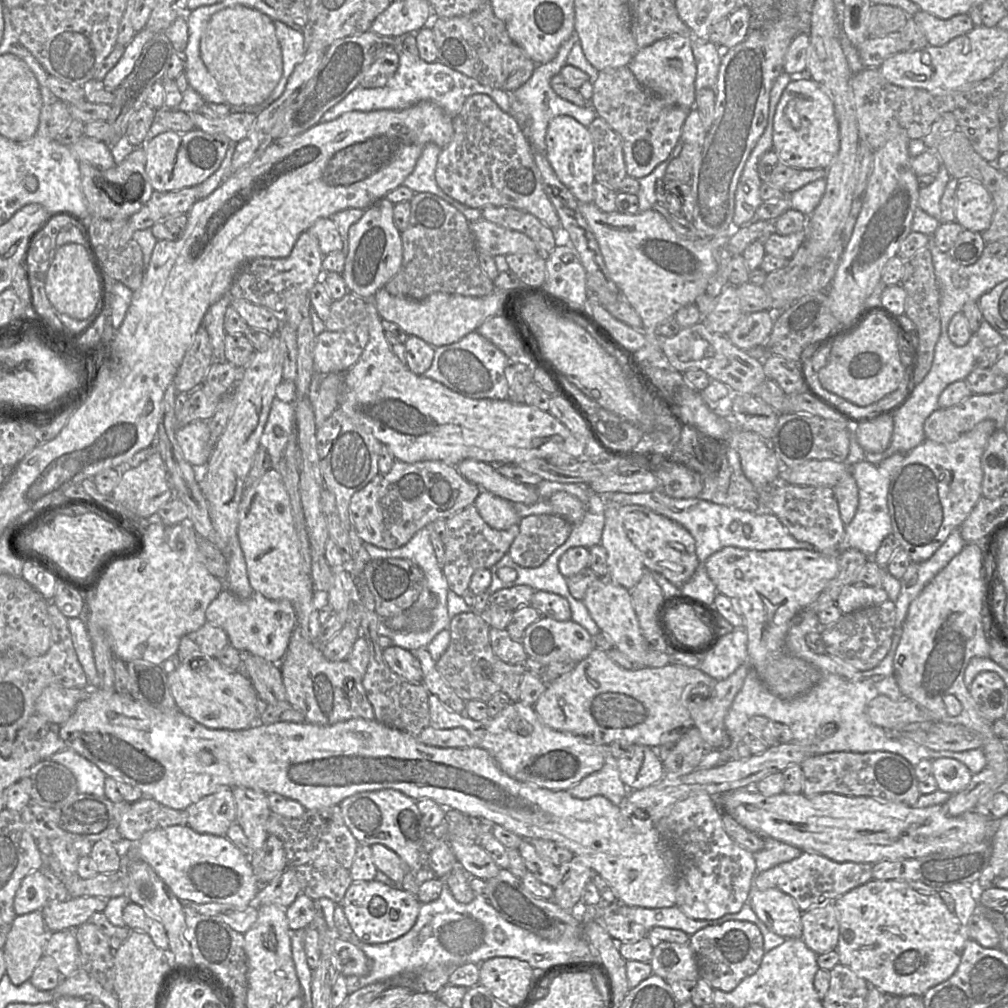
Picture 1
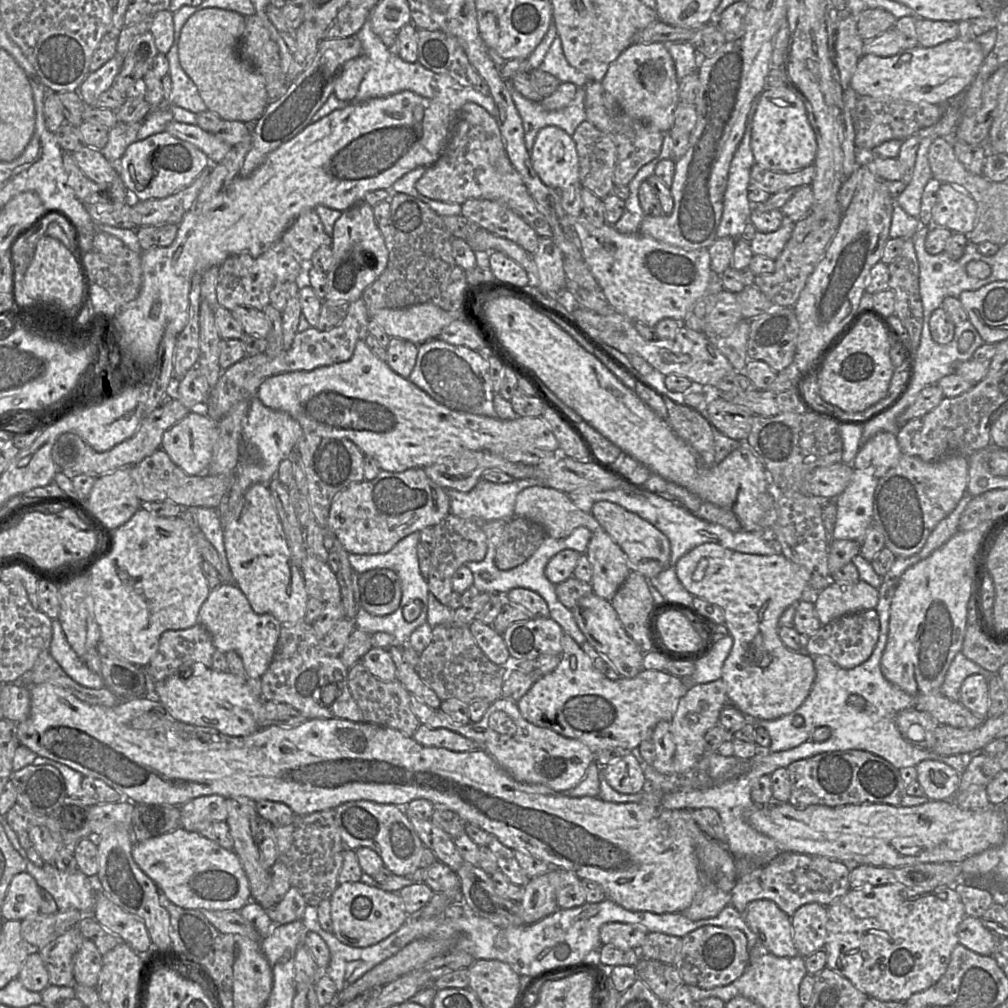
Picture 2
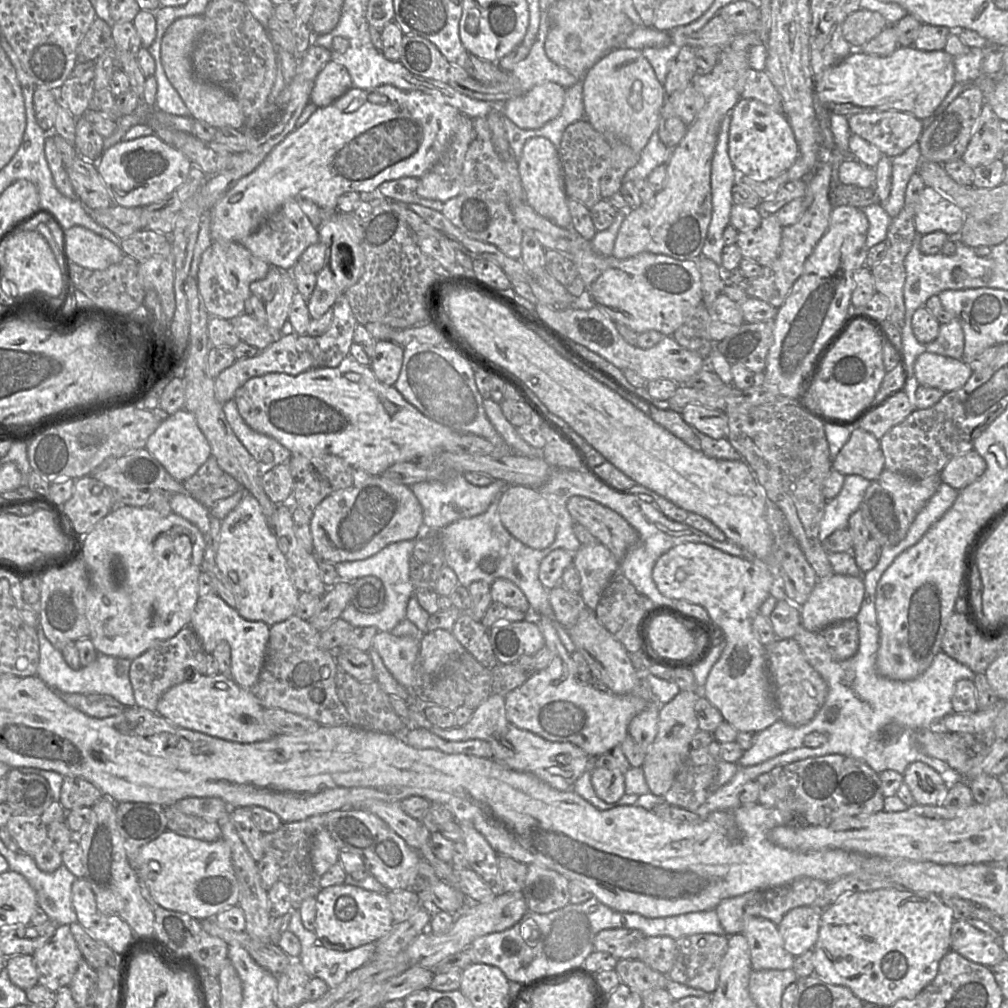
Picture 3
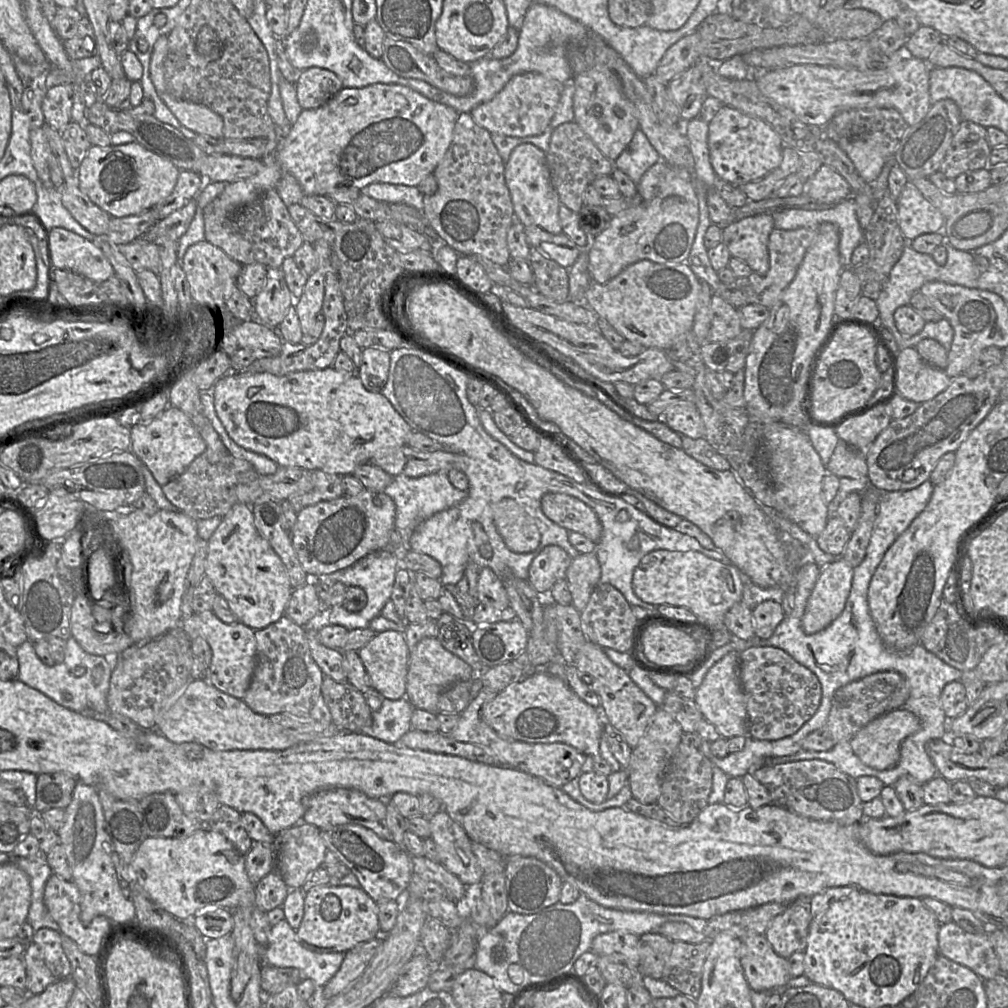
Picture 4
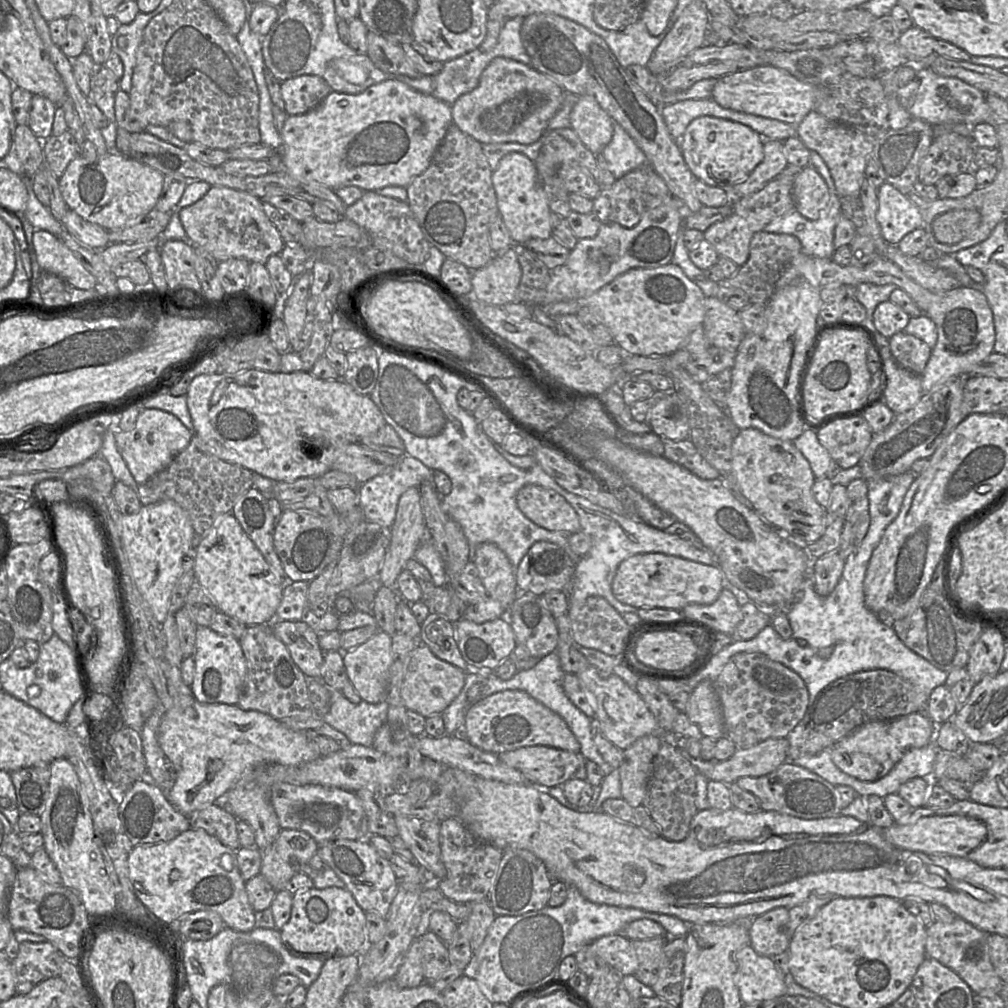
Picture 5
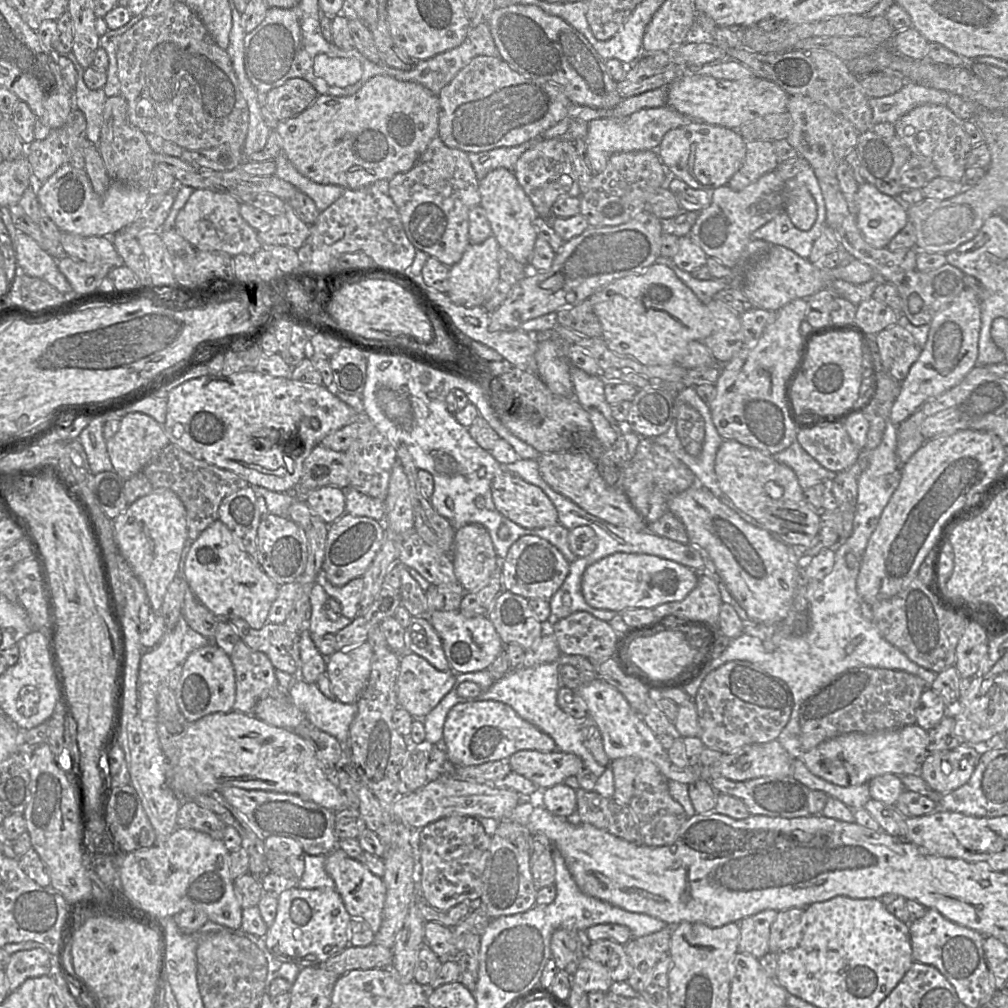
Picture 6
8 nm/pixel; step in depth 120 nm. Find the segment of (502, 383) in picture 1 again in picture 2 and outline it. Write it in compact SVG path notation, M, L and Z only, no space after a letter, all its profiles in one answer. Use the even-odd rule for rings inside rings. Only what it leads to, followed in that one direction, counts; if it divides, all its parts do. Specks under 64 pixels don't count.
M438 339L419 345L416 363L408 380L453 411L497 418L489 362L467 347L450 345Z

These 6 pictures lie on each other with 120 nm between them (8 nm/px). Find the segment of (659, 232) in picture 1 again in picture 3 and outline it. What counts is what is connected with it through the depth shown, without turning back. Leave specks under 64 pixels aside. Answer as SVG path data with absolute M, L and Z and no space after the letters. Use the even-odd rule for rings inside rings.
M578 233L571 243L571 255L585 285L585 292L573 301L572 309L594 306L638 334L656 330L672 336L702 306L701 274L695 260L678 260L652 252L618 259L598 254L591 240Z

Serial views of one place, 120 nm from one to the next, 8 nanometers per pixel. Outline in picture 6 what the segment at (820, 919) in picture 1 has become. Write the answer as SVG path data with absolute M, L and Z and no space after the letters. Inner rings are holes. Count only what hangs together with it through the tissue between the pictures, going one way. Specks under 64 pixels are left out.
M767 909L742 919L738 951L758 959L769 952L770 928L777 915L776 910Z

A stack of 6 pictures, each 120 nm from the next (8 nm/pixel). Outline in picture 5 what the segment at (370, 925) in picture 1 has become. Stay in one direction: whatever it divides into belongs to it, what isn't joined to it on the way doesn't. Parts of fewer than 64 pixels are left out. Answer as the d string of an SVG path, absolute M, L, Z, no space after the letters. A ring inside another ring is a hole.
M310 888L293 894L291 916L280 930L290 953L299 958L328 960L363 951L368 946L366 912L346 888Z

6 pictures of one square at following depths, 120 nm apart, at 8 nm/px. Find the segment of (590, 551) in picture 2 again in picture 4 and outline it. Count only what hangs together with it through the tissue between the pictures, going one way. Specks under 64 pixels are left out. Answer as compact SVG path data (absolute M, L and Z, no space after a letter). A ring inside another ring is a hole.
M594 552L579 554L571 559L564 578L571 593L571 605L579 612L586 607L592 591L599 584L600 574Z

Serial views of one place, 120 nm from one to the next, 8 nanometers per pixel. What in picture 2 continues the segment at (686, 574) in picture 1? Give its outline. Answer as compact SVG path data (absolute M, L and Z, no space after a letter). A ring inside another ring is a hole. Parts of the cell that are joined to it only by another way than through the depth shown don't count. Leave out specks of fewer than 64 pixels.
M606 501L596 502L590 514L624 552L631 572L642 574L649 580L670 566L669 540L649 522L617 504Z

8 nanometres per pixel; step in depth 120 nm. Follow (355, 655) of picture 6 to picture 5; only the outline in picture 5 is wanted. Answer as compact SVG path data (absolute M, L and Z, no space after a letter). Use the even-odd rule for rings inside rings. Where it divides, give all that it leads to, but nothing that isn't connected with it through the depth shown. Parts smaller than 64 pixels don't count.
M377 631L366 642L344 652L343 662L349 682L362 701L379 703L385 700L392 663L391 646L392 636Z

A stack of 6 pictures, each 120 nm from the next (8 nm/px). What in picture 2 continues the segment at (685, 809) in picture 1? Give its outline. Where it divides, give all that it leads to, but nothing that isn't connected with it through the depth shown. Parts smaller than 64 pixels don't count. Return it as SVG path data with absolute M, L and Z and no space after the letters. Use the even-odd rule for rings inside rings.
M701 829L694 841L698 865L698 877L701 881L702 874L706 879L703 887L696 894L692 904L682 913L692 921L712 918L717 916L725 907L730 905L731 892L738 877L734 856L724 844L705 835Z

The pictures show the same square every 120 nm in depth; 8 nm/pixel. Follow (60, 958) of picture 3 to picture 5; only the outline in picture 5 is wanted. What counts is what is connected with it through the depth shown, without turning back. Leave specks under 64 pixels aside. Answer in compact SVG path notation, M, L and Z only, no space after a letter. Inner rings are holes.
M49 941L20 943L13 960L17 976L17 994L27 994L40 982L60 975L56 947Z

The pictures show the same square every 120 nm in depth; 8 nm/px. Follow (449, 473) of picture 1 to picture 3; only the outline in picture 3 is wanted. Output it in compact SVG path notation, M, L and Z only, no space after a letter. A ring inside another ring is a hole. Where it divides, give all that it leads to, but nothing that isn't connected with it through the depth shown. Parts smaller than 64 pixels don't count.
M379 475L323 499L310 519L310 529L317 558L338 564L368 558L394 542L416 540L425 527L422 506L410 486Z

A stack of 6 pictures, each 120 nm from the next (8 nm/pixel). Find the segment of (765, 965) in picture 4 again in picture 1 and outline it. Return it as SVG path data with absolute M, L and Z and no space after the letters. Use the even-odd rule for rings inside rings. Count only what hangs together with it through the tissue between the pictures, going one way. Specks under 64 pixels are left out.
M752 888L748 902L759 920L770 931L786 939L801 938L803 912L792 896L777 888Z

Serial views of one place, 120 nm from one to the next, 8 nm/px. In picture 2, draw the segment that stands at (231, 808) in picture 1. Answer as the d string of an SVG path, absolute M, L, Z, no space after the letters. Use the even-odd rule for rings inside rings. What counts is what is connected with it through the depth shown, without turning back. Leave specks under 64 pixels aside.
M217 794L196 797L179 810L181 827L192 832L197 832L197 824L226 821L228 815L227 799Z

